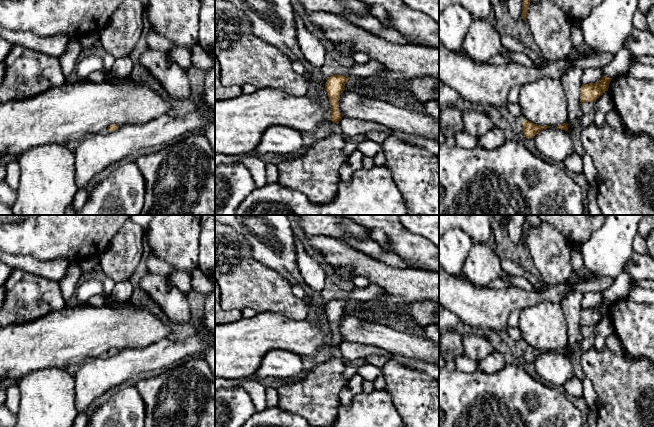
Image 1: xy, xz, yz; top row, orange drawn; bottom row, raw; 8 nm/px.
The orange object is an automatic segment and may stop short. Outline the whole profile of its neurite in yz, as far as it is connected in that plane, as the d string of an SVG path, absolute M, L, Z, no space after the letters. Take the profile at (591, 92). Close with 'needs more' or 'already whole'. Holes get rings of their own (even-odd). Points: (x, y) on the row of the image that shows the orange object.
M603 76L598 82L582 84L580 88L580 102L595 102L605 91L608 91L612 78Z; already whole

